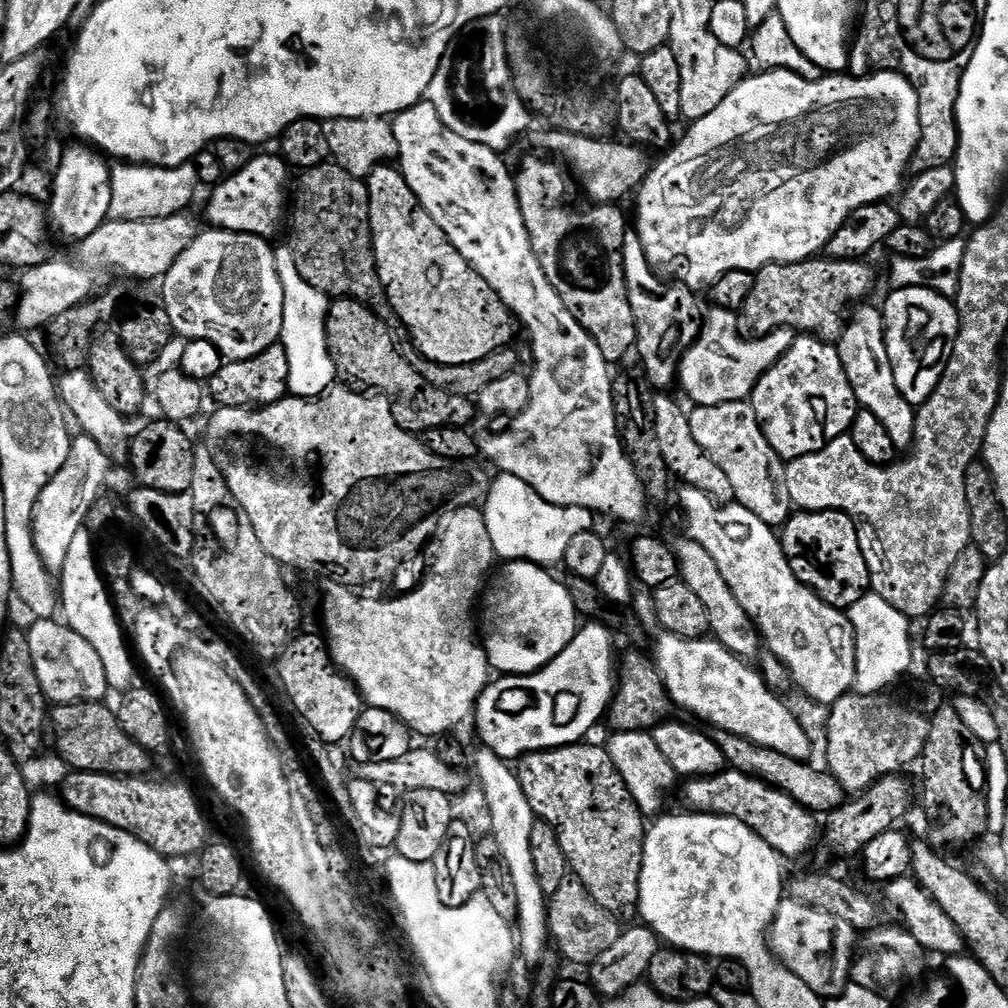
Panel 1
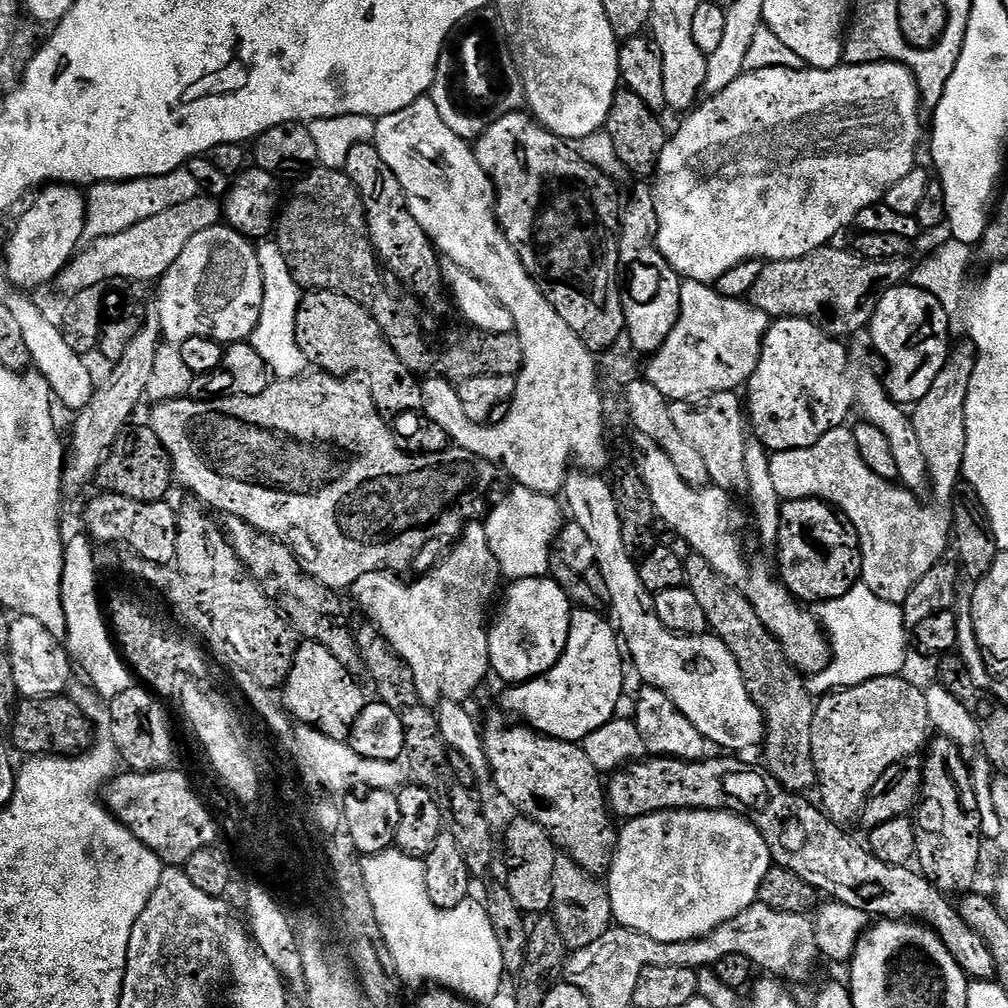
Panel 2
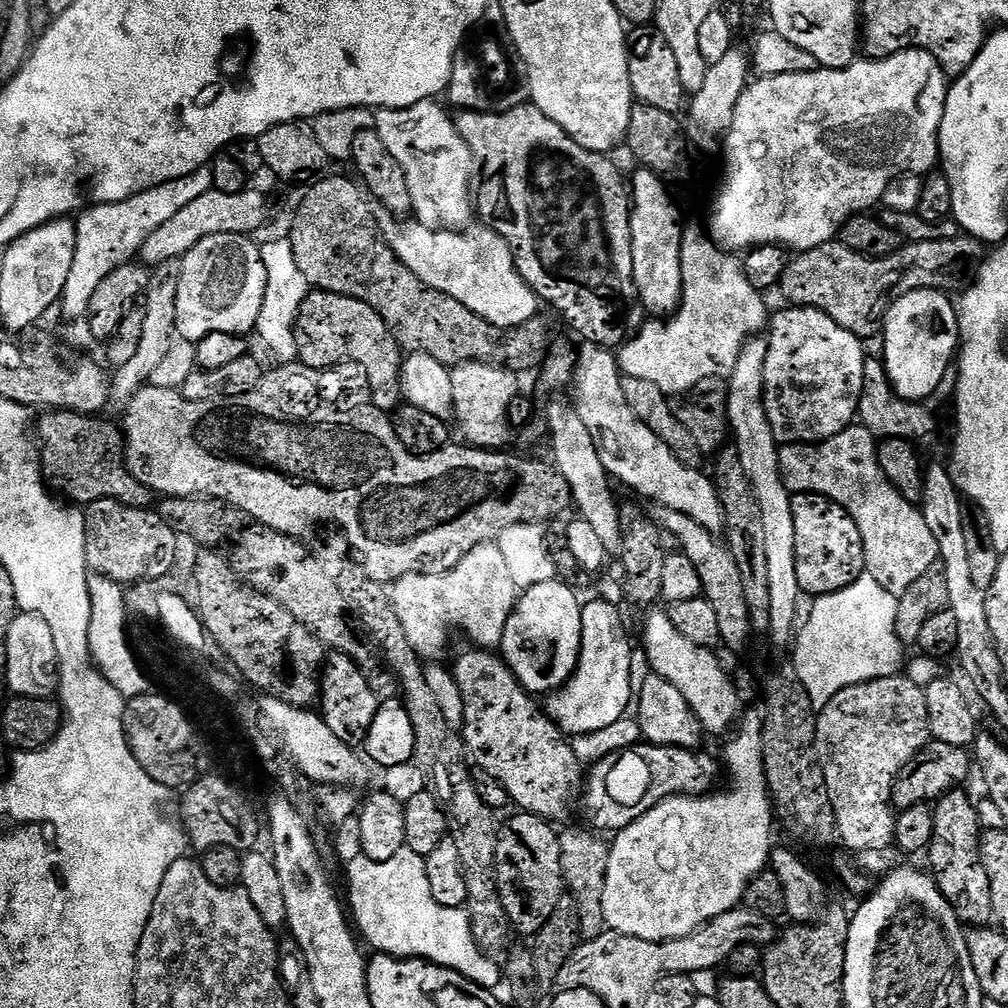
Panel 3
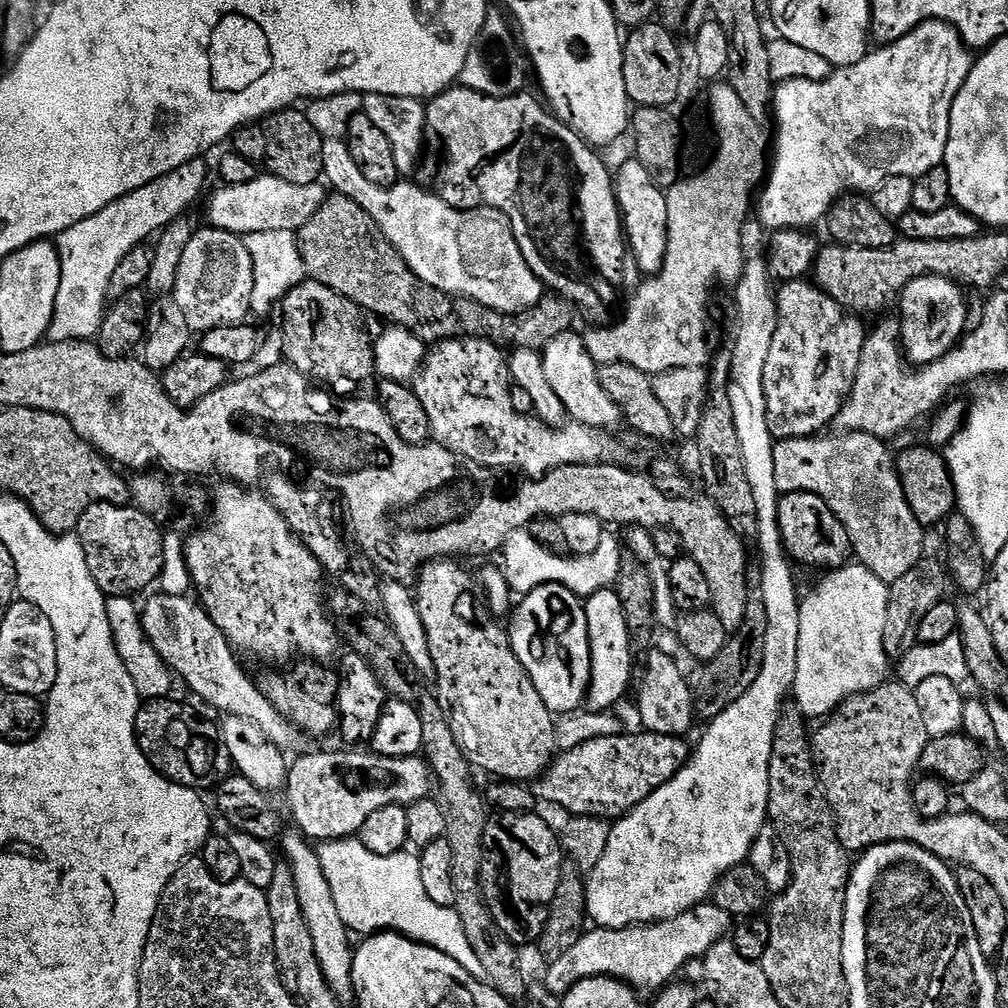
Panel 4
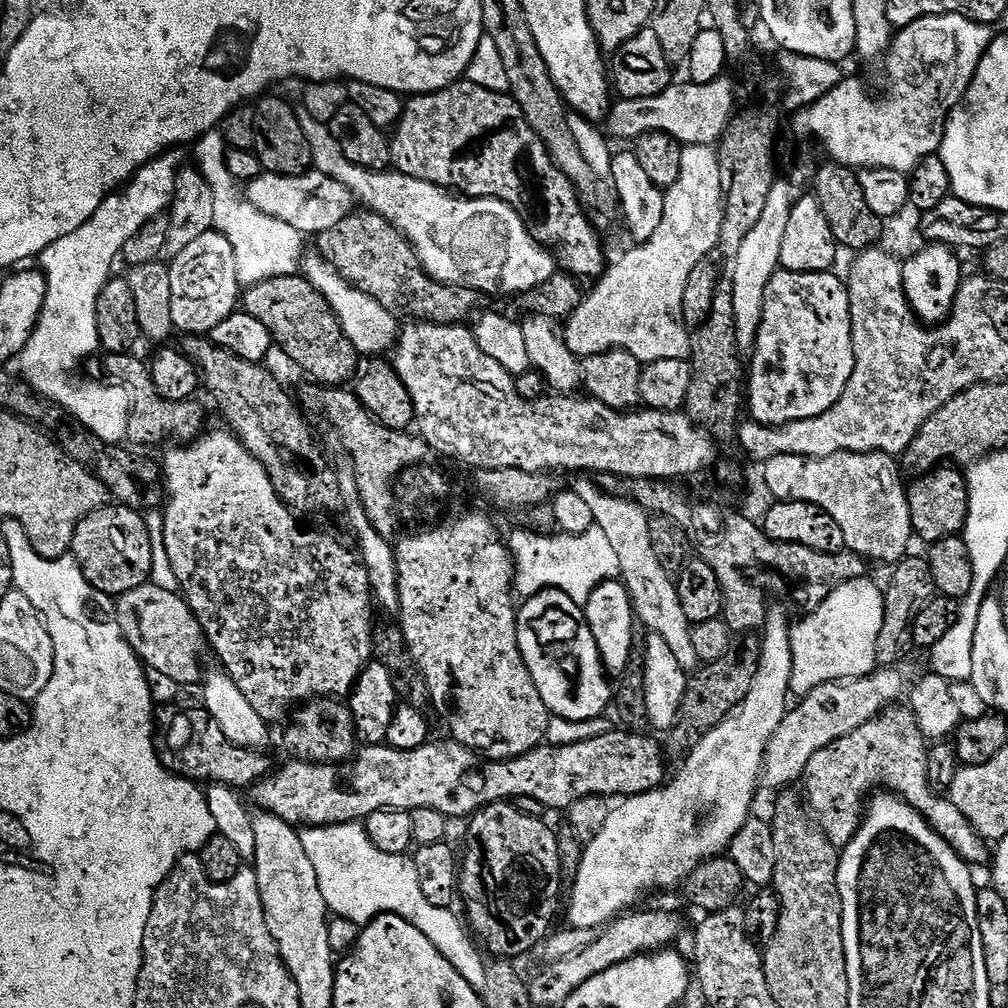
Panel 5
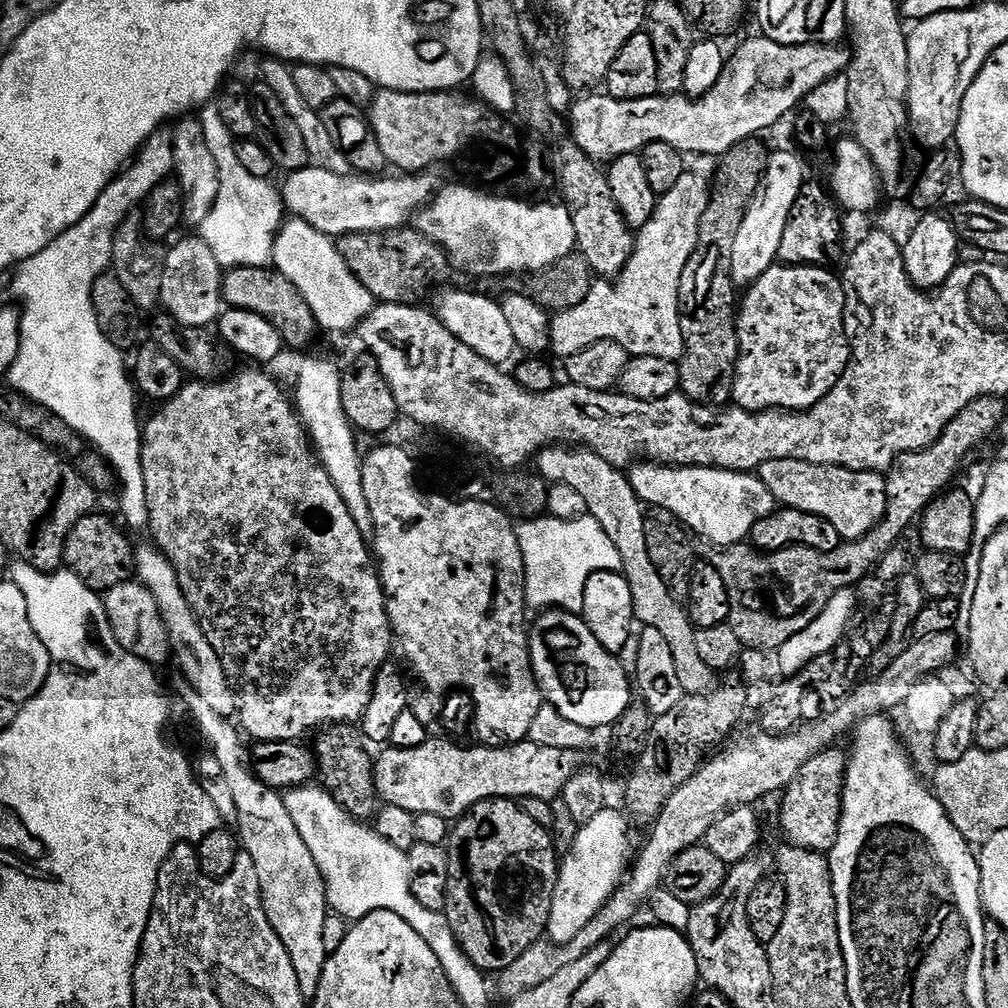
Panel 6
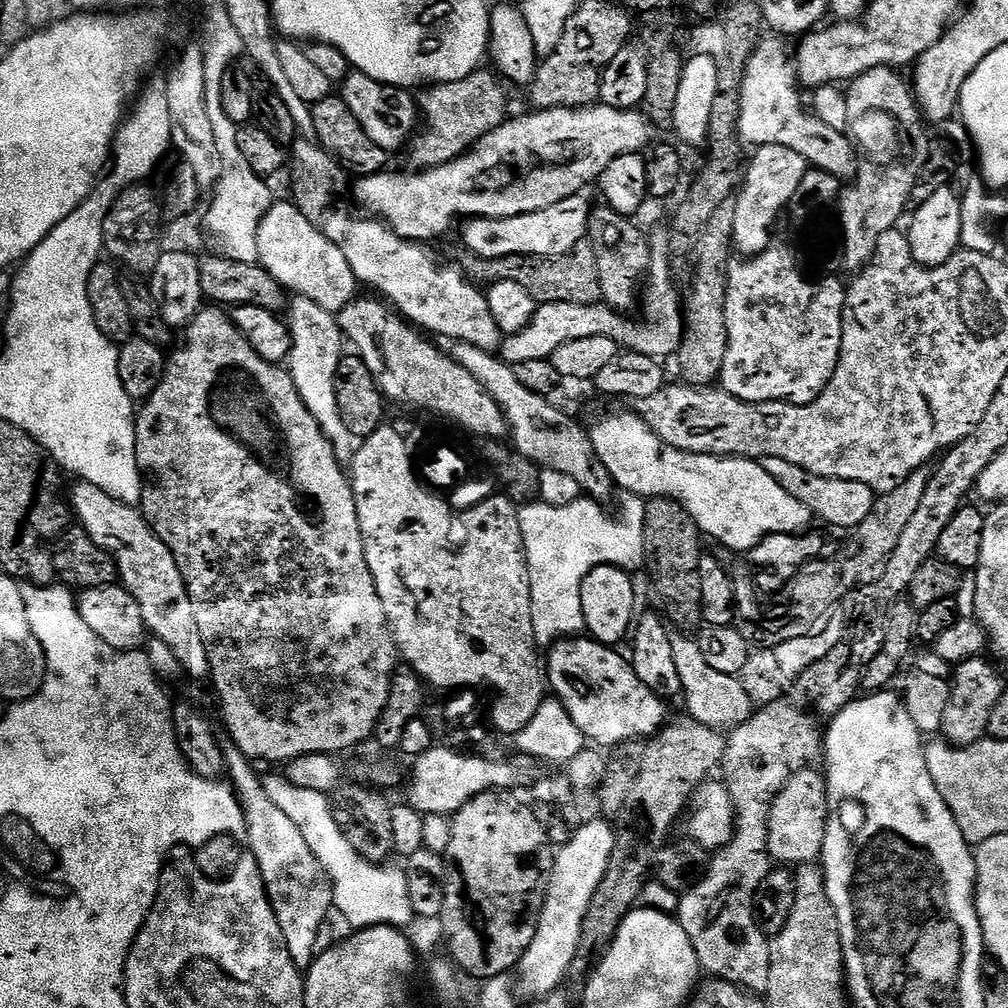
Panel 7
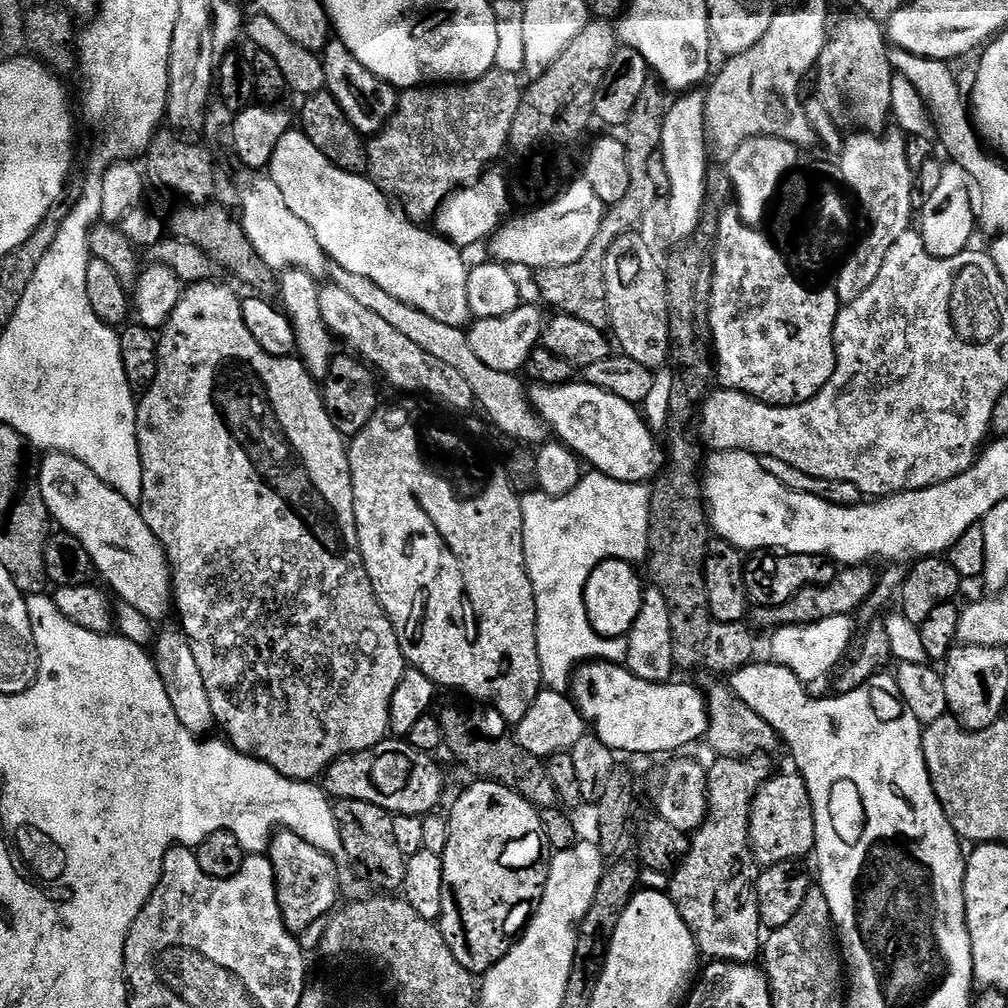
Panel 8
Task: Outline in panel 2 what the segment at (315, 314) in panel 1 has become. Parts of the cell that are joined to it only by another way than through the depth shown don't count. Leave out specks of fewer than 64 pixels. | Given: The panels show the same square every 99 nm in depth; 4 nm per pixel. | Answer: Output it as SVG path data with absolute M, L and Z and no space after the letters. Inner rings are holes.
M278 244L259 245L260 265L264 267L264 302L260 314L260 322L256 325L255 332L250 337L250 342L262 354L269 369L273 373L282 372L285 377L299 377L305 371L303 360L305 349L296 345L298 342L298 314L302 299L303 289L294 277L293 269L285 249Z

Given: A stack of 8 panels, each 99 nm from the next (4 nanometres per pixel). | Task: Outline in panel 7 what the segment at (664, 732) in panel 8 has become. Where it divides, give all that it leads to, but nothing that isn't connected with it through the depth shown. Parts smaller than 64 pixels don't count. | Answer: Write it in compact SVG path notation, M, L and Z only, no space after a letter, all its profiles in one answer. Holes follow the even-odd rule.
M561 638L556 641L555 644L551 645L546 652L546 680L554 691L555 699L562 702L562 706L566 706L566 710L570 714L570 718L574 718L574 726L578 726L578 730L582 730L585 741L594 743L596 746L604 746L600 744L608 744L607 746L615 746L620 743L626 743L628 740L635 740L637 738L651 738L660 731L661 728L665 727L666 719L664 720L664 704L665 701L659 696L655 696L648 687L640 681L638 674L633 670L631 663L627 659L624 660L622 657L616 653L617 649L615 647L609 646L607 644L600 643L599 640L594 640L591 638Z

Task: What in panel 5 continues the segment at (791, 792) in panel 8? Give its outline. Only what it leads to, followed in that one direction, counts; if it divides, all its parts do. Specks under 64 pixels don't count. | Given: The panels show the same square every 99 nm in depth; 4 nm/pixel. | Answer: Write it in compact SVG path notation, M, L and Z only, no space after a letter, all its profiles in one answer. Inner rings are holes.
M900 707L885 709L872 721L858 726L853 733L838 738L832 745L813 754L802 777L802 792L819 831L826 834L828 841L837 850L844 849L860 829L866 801L879 789L876 788L879 784L889 784L892 787L889 789L895 790L912 807L917 808L924 815L924 821L969 866L977 866L984 859L987 861L990 848L984 837L976 833L974 826L970 826L966 814L954 806L951 798L932 787L927 774L929 741L922 734L918 718L914 718L911 707Z

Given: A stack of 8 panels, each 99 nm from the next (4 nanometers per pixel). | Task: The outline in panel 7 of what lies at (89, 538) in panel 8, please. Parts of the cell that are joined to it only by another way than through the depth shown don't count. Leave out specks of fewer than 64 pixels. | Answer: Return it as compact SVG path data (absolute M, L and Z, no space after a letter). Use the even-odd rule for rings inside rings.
M76 482L72 496L70 492L70 508L75 519L76 516L80 519L77 520L79 527L114 558L119 583L138 602L147 631L170 646L189 677L207 679L210 674L208 647L202 642L194 618L194 602L190 602L182 570L178 570L174 554L170 554L168 547L152 533L139 507L132 505L131 508L120 500L123 499L105 489L83 482Z

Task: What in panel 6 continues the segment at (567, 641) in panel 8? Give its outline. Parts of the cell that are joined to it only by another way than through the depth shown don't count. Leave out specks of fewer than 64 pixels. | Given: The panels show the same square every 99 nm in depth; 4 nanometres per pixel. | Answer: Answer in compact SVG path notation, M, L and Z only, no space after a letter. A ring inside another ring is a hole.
M544 514L539 519L525 520L516 528L516 537L524 559L524 602L529 609L563 608L566 612L583 613L584 587L588 579L596 572L620 572L623 566L614 542L606 538L606 530L587 514L576 514L572 519Z

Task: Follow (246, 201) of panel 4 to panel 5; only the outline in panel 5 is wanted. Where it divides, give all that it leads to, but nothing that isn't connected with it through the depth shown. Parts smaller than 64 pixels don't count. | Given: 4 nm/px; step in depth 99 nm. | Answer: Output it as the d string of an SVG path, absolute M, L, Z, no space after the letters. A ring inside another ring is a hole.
M315 170L304 172L301 176L279 176L265 172L257 180L247 181L246 193L249 202L262 213L286 222L308 238L318 237L354 211L352 192L346 190L342 182L334 182L334 178Z

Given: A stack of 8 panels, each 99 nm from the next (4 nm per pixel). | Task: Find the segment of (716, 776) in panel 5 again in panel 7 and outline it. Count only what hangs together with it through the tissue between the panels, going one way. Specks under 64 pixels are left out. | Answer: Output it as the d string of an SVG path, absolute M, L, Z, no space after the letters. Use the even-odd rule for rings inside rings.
M607 819L589 820L581 823L575 829L577 832L561 848L559 845L555 853L548 893L544 895L544 909L536 922L534 938L518 965L518 992L521 997L549 996L561 987L560 983L565 983L572 968L582 934L582 918L586 918L586 906L590 906L590 898L594 898L594 890L598 890L598 882L602 882L606 874L610 854L616 845L616 833Z

